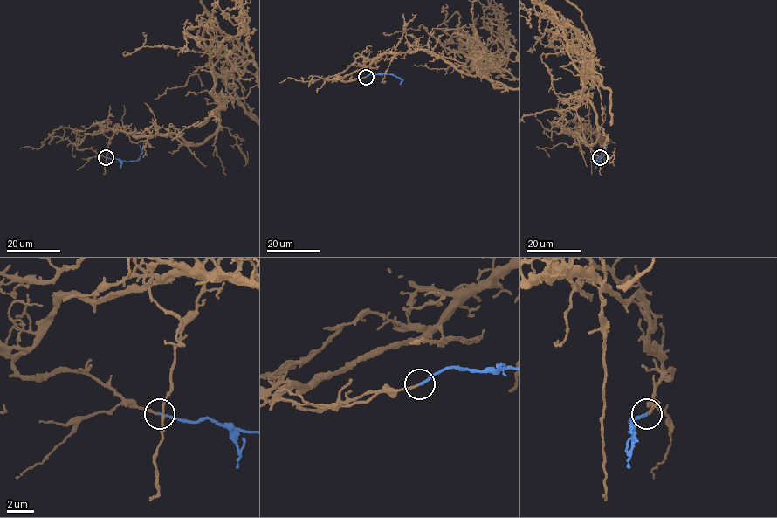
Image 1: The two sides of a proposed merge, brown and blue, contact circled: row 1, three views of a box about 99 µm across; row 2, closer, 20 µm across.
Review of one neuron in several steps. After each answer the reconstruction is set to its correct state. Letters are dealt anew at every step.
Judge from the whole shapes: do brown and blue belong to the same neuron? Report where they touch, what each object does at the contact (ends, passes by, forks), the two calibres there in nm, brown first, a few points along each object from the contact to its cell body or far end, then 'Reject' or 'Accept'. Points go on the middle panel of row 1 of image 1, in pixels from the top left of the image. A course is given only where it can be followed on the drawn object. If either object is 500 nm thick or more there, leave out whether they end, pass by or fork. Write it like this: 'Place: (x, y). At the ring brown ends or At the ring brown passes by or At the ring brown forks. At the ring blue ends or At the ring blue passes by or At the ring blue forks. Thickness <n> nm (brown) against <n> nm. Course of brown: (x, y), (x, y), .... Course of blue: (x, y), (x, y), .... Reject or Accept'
Place: (366, 77). At the ring brown ends. At the ring blue ends. Thickness 160 nm (brown) against 190 nm. Course of brown: (365, 77), (337, 79), (418, 50), (478, 73), (471, 59), (463, 68), (470, 58). Course of blue: (365, 77), (372, 73), (393, 74), (402, 79), (400, 84). Accept

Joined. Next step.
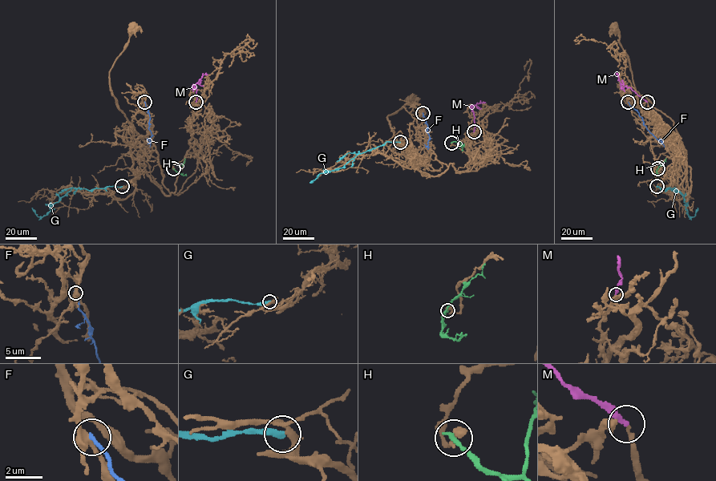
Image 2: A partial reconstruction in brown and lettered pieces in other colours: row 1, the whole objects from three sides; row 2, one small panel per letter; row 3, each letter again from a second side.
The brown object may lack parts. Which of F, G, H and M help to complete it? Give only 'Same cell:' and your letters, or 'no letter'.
Same cell: M

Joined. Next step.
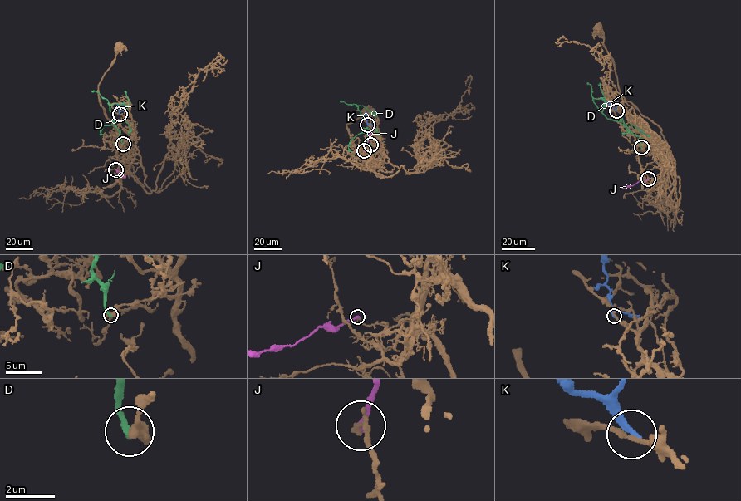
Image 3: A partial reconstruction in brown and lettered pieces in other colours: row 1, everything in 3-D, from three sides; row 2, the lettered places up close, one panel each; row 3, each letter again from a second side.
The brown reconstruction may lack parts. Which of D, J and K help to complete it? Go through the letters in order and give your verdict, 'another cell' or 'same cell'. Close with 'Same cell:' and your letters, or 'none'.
D: another cell
J: another cell
K: another cell
Same cell: none

